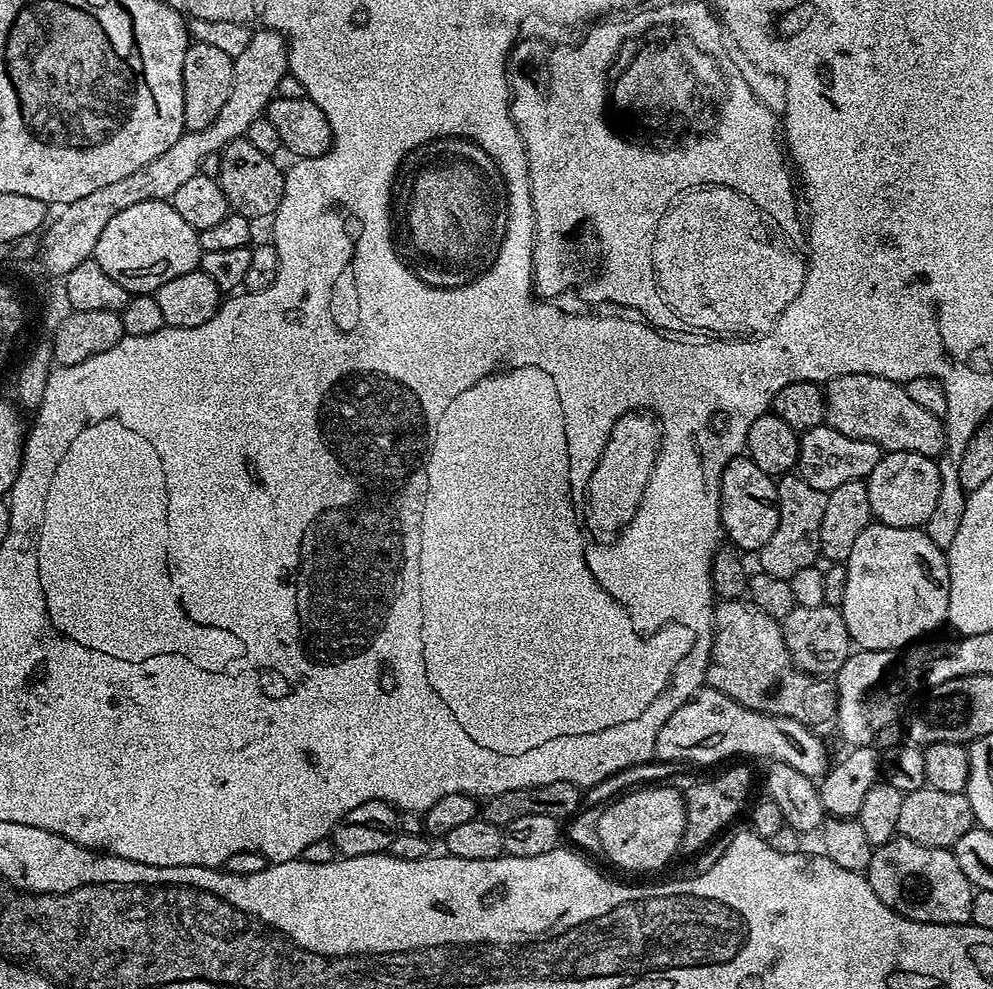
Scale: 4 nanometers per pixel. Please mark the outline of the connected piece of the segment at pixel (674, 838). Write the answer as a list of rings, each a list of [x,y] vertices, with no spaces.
[[[641,786],[625,791],[603,809],[597,830],[601,838],[600,852],[608,855],[620,868],[628,872],[652,872],[660,868],[672,855],[680,852],[680,839],[686,826],[686,810],[681,789]]]

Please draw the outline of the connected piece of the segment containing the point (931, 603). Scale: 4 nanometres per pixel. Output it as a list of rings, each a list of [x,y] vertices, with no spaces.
[[[873,522],[858,534],[846,561],[846,594],[839,606],[857,649],[894,651],[915,645],[947,621],[949,606],[948,558],[927,531]]]

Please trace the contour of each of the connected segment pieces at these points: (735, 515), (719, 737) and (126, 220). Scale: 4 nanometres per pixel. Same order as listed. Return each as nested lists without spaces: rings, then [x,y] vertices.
[[[747,455],[735,456],[724,468],[720,483],[720,527],[727,543],[741,553],[759,553],[778,526],[776,480],[767,476]]]
[[[705,686],[685,704],[678,706],[678,710],[674,710],[674,714],[666,718],[666,722],[662,722],[662,730],[658,730],[658,738],[654,742],[655,759],[692,765],[748,758],[744,756],[761,756],[764,762],[794,766],[798,774],[820,778],[828,768],[828,748],[816,736],[819,735],[813,729],[794,718],[755,712],[734,702],[734,698]]]
[[[151,200],[150,202],[138,202],[134,206],[126,206],[110,222],[106,222],[106,230],[98,237],[94,258],[118,286],[122,286],[130,294],[154,294],[162,282],[170,282],[170,278],[178,278],[178,274],[190,274],[200,267],[200,237],[190,222],[182,219],[178,210],[172,208],[166,200]]]

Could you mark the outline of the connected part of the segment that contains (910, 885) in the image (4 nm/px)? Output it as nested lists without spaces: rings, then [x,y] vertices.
[[[905,836],[895,838],[872,849],[866,875],[874,894],[898,914],[914,922],[931,924],[967,924],[970,921],[972,883],[962,874],[958,858],[951,848],[922,846]]]

